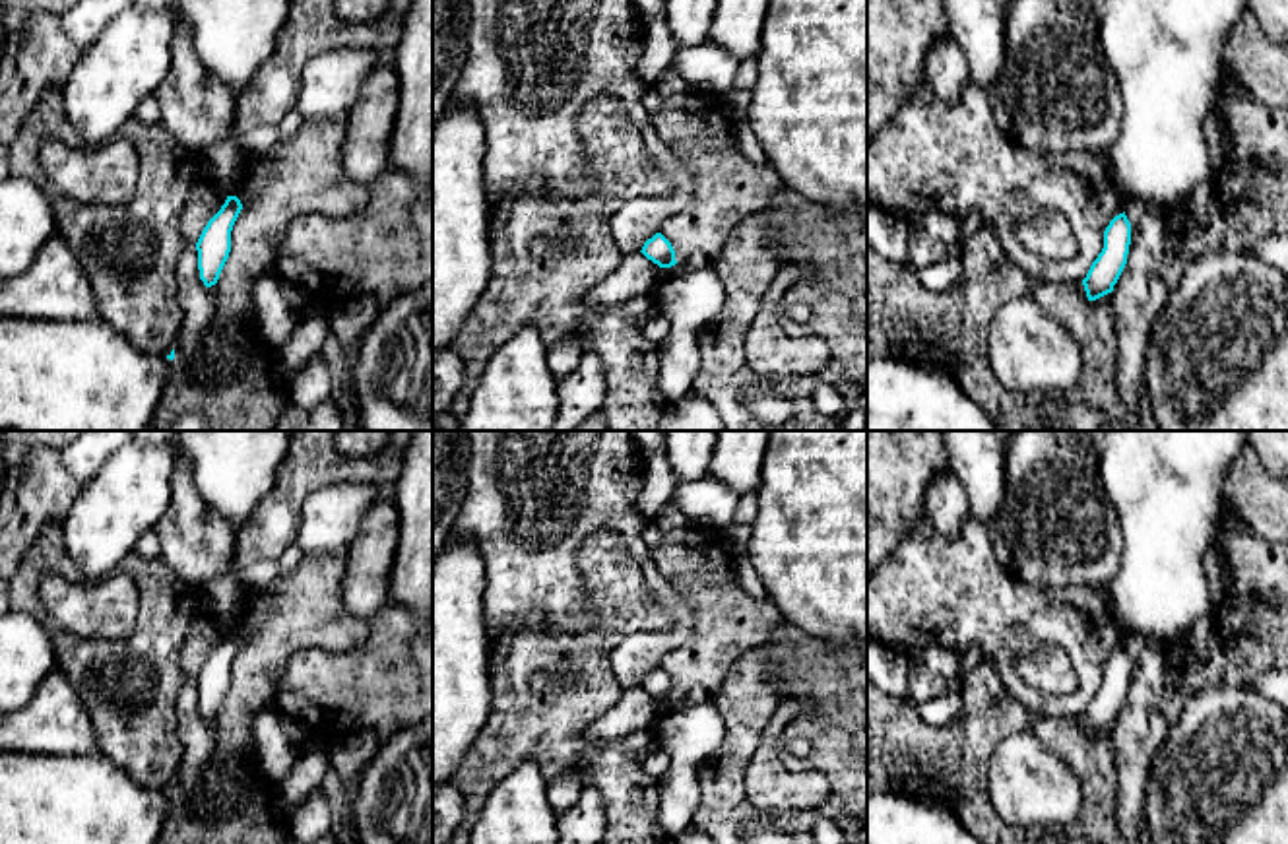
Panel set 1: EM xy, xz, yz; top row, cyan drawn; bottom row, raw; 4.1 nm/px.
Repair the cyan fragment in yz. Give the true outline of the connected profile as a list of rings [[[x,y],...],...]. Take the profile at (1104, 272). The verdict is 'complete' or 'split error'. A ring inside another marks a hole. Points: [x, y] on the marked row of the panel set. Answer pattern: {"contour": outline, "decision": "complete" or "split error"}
{"contour": [[[1123,213],[1115,215],[1104,231],[1104,248],[1082,279],[1088,301],[1113,291],[1129,254],[1131,223]]], "decision": "complete"}

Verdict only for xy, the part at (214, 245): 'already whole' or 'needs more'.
already whole

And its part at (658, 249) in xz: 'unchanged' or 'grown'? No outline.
unchanged

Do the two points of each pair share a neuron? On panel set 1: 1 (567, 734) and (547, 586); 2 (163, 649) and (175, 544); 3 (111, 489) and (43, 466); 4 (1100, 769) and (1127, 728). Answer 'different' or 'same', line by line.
1: different
2: different
3: different
4: different

